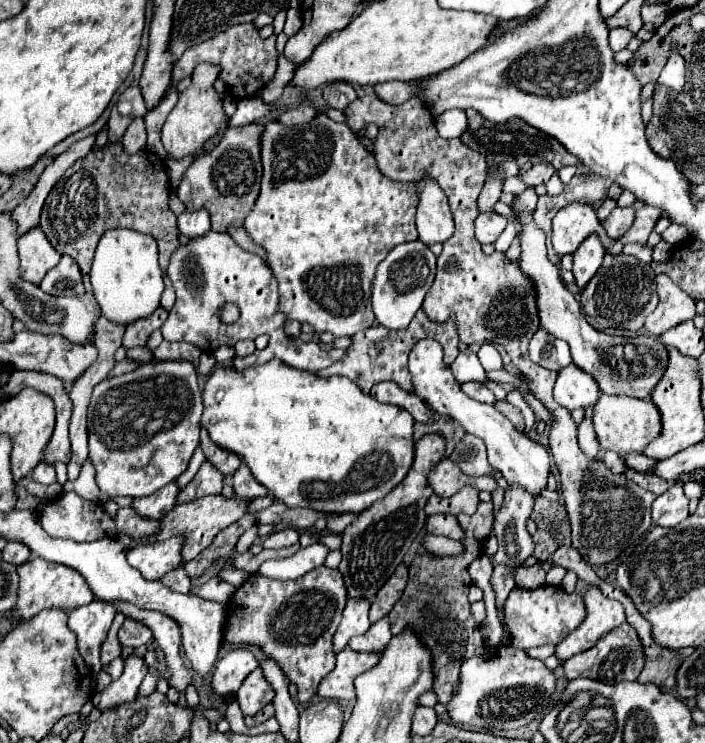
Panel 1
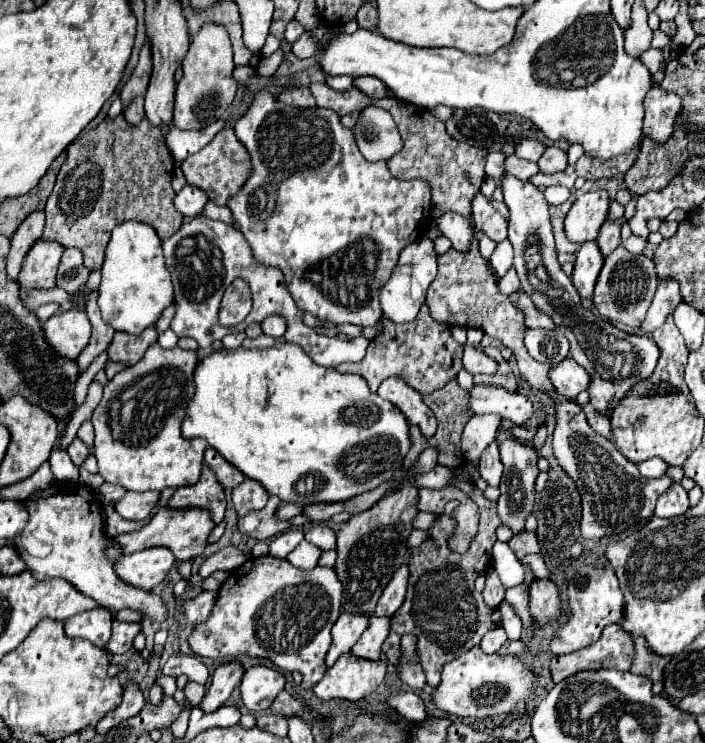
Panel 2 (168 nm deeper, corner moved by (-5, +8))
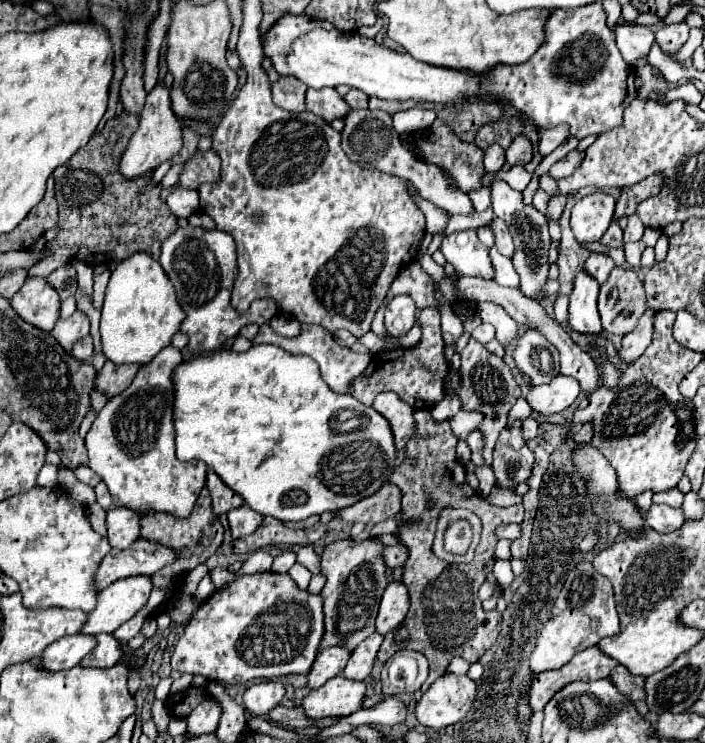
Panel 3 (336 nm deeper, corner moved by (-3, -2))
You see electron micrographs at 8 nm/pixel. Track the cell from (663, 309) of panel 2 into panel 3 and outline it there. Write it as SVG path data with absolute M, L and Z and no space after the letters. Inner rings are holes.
M647 310L641 318L639 318L639 324L637 328L631 332L631 334L625 334L623 336L623 342L621 342L621 348L619 348L619 356L621 360L637 360L645 348L651 344L651 336L653 336L653 322L655 322L655 310Z

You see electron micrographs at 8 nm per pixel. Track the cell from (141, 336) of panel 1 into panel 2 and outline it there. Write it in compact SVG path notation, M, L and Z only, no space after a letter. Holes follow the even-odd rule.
M155 326L147 328L141 336L131 336L131 334L125 334L125 332L115 332L113 344L107 348L109 360L111 362L121 362L125 366L133 366L133 364L137 364L143 358L145 350L155 340L157 340Z

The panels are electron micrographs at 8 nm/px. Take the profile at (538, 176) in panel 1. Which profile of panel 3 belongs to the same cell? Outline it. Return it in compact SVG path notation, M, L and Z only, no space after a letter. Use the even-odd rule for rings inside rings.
M577 150L569 152L563 160L555 162L555 164L551 166L549 176L551 176L553 180L563 180L563 178L571 176L571 174L575 172L575 168L579 166L579 158L583 158L583 152L577 152Z

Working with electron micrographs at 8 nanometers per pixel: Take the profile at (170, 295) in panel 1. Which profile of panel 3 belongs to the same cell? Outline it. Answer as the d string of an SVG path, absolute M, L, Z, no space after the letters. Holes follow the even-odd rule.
M167 346L151 362L143 364L133 384L121 394L107 400L91 424L85 446L89 452L87 466L103 478L111 496L135 512L171 512L179 518L191 514L193 504L205 486L207 464L203 460L181 462L175 456L173 370L183 362L177 348Z

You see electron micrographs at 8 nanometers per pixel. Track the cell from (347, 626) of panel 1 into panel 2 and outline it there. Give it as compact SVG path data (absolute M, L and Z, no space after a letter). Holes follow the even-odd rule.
M341 614L337 618L337 622L331 630L333 642L331 642L331 648L325 658L327 668L331 668L341 654L351 652L351 648L355 646L355 642L359 640L363 630L367 628L367 622L369 622L369 618L363 614Z

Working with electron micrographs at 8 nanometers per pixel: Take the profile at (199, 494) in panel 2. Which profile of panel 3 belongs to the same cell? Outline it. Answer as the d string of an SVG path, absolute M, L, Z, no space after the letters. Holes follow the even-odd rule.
M203 488L197 502L195 502L195 508L193 512L187 516L187 518L177 518L173 514L167 514L167 512L157 512L157 514L145 514L141 518L141 536L143 538L149 538L153 542L163 542L165 546L171 546L175 550L179 550L179 562L175 562L175 566L167 566L159 572L155 572L151 576L153 580L153 586L175 586L179 576L193 570L199 562L205 562L211 554L215 554L215 550L221 546L223 542L223 526L219 522L219 518L213 514L213 506L211 506L211 496L209 496L209 490Z

